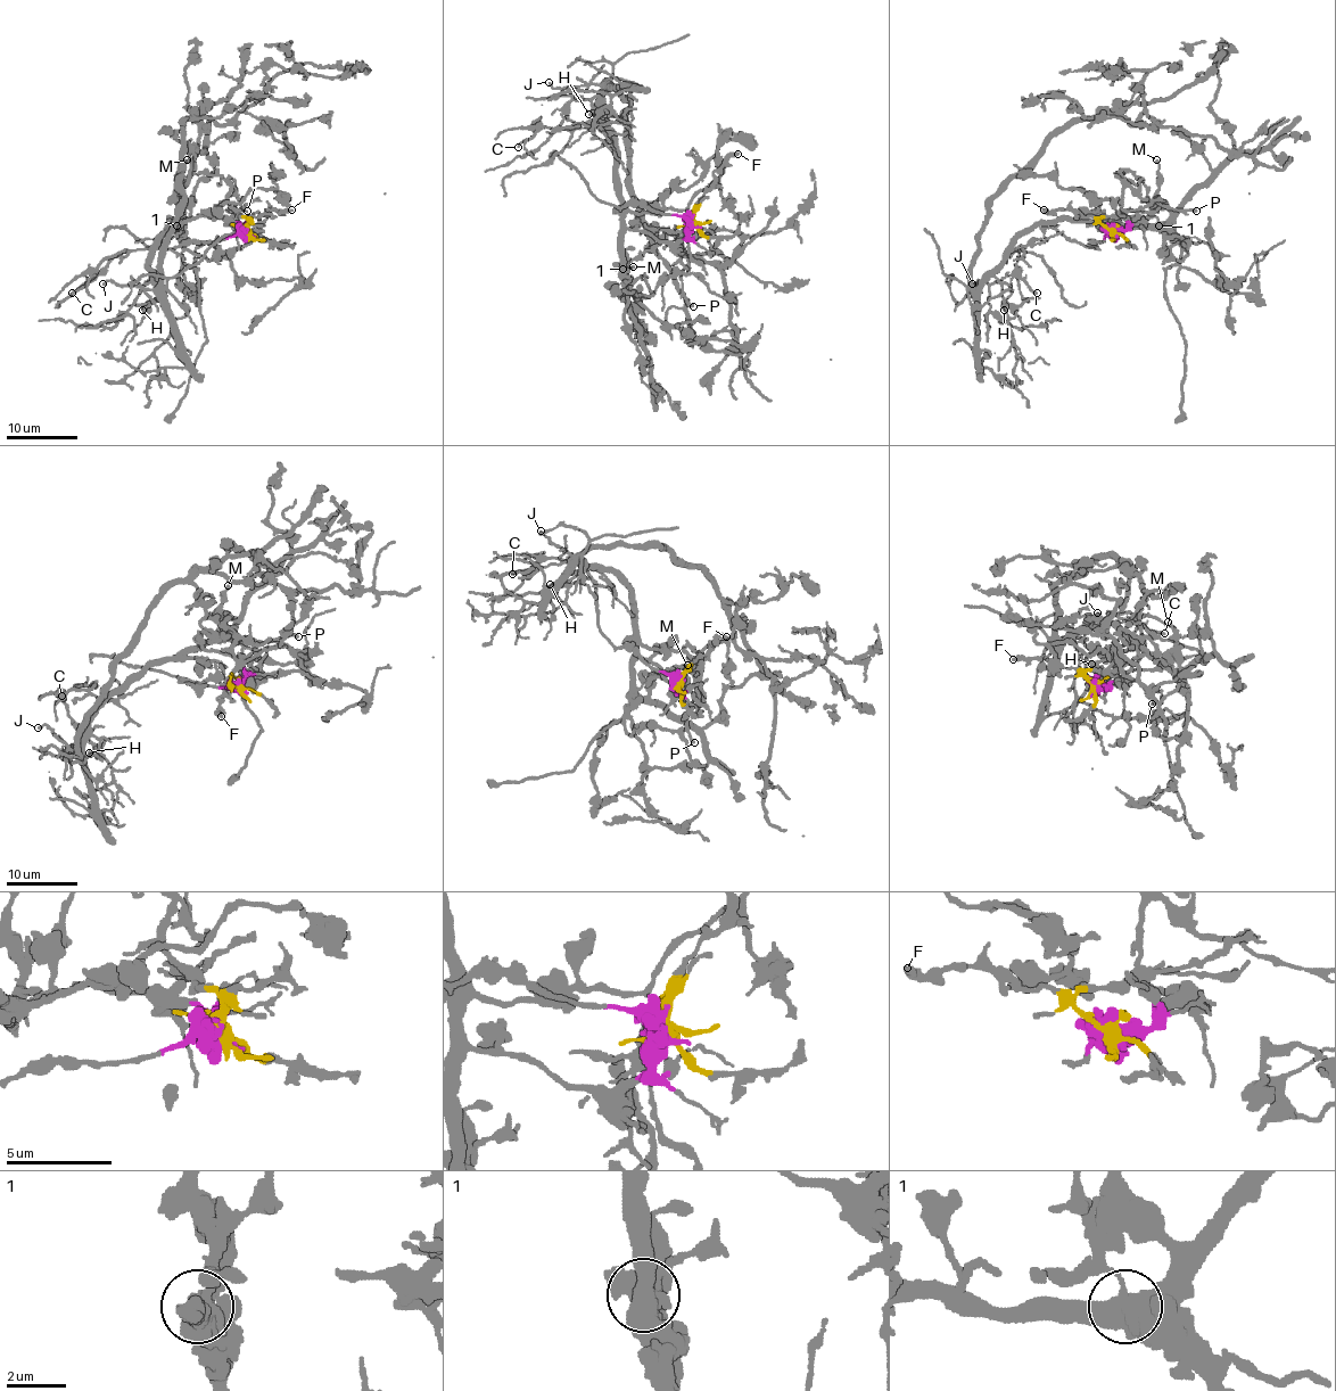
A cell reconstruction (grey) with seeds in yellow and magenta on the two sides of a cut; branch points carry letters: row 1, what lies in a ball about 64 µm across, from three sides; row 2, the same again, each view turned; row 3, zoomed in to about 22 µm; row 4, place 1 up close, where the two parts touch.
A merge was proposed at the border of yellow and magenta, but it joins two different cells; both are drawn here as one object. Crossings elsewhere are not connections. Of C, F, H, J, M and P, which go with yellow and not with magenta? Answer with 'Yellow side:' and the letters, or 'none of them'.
Yellow side: F, P

